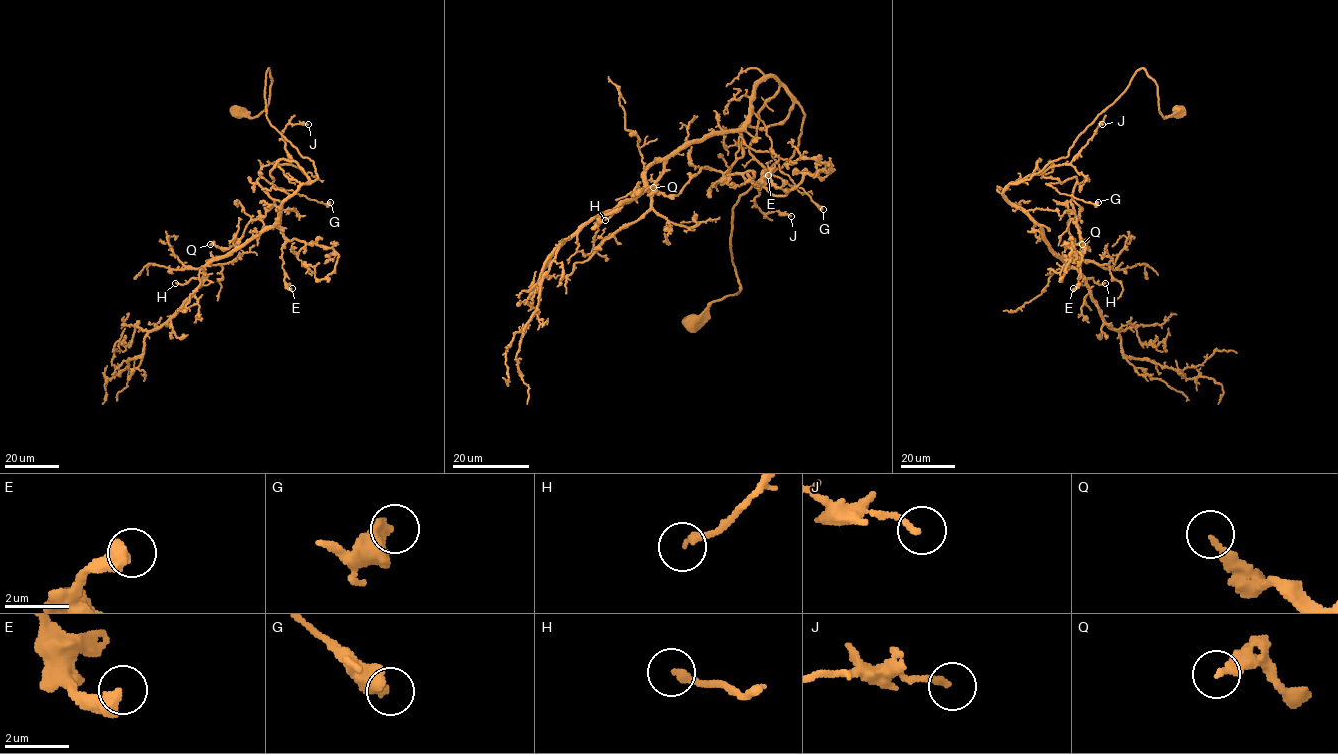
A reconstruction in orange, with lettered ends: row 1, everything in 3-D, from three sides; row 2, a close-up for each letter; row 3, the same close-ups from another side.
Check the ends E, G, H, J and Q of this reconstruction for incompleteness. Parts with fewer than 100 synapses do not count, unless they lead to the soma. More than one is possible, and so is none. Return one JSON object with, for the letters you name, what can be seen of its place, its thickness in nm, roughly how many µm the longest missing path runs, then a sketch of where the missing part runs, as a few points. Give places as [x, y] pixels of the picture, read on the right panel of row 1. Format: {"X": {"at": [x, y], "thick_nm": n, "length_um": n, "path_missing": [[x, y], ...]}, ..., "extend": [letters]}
{"extend": []}

